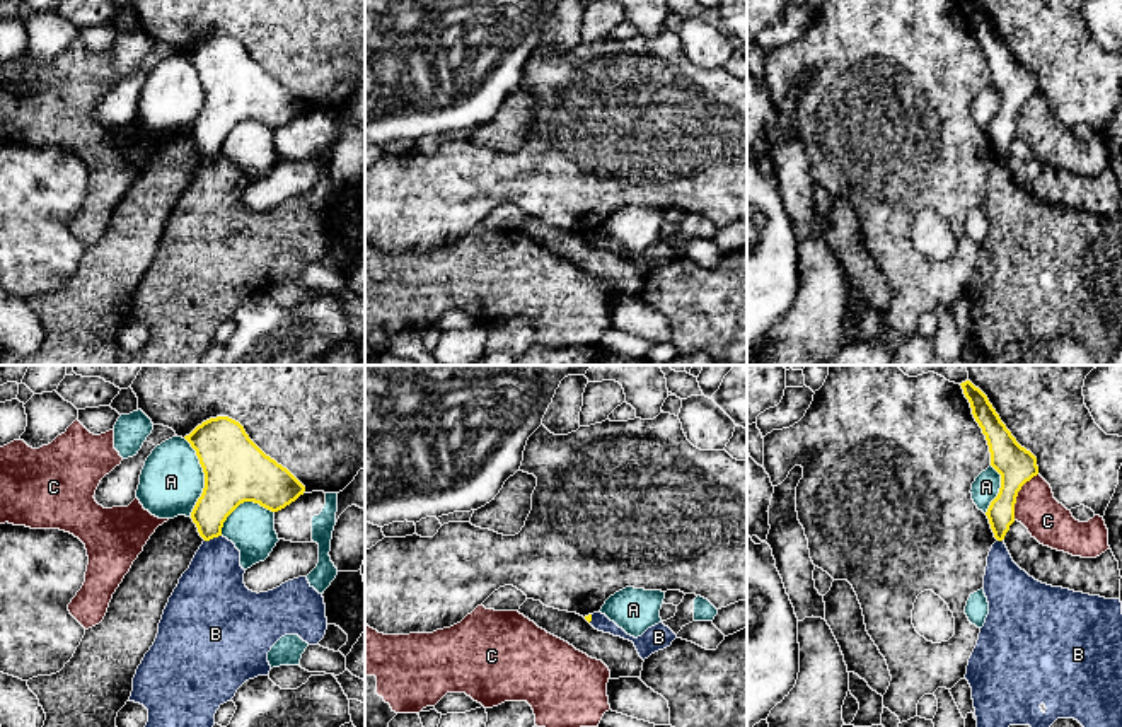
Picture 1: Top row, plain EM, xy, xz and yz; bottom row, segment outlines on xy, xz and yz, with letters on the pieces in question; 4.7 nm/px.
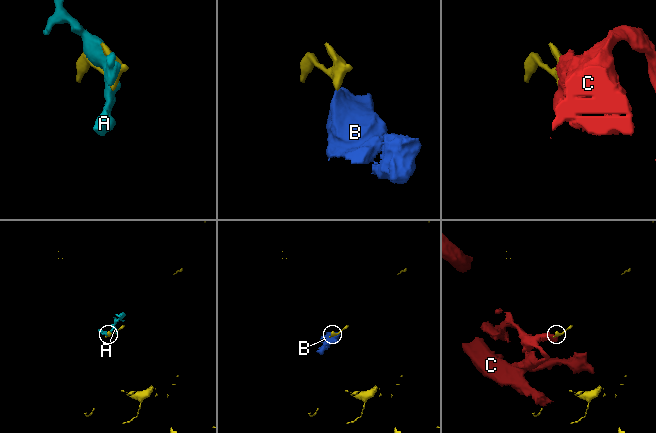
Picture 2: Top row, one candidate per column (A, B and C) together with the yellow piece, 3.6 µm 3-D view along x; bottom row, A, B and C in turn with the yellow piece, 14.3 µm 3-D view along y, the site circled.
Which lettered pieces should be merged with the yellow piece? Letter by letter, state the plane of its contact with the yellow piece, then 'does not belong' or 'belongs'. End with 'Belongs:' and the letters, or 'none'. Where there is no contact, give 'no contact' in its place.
A: meets yellow in xy; does not belong
B: meets yellow in xy; does not belong
C: meets yellow in yz; does not belong
Belongs: none

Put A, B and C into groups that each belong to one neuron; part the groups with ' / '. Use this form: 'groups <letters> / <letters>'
groups A / B / C

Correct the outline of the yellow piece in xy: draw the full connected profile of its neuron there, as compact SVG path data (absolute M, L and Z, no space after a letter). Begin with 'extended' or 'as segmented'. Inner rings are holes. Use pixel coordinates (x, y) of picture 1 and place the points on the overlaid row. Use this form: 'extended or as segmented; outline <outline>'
as segmented; outline M217 416L184 437L196 451L205 488L191 519L205 541L222 536L227 517L244 502L278 512L304 495L305 486L281 464L266 456L244 427Z

